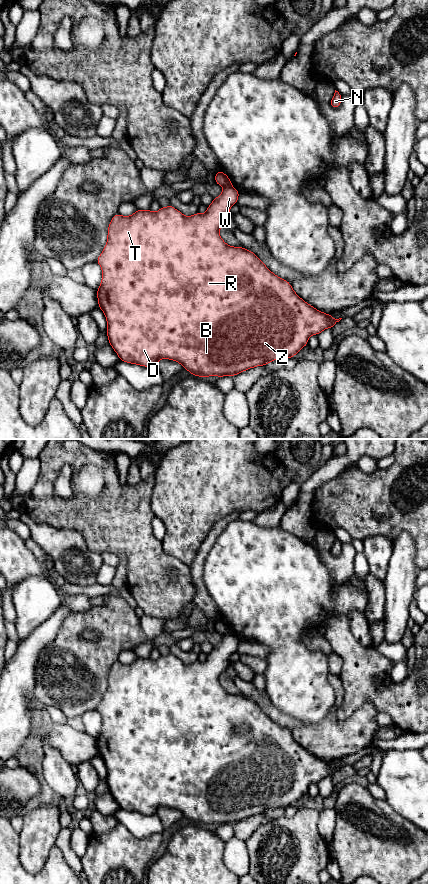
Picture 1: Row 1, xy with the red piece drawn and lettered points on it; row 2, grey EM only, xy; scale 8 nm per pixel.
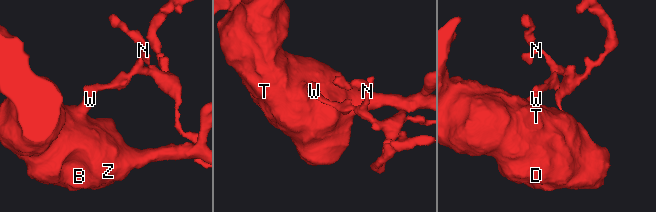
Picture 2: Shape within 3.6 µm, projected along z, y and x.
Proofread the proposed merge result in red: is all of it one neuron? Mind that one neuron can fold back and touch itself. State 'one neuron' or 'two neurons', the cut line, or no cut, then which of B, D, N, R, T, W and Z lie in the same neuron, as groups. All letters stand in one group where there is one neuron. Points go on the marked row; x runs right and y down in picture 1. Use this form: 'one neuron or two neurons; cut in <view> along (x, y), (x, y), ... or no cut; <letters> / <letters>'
two neurons; cut in xy along (231, 185), (224, 187); B D R T W Z / N

